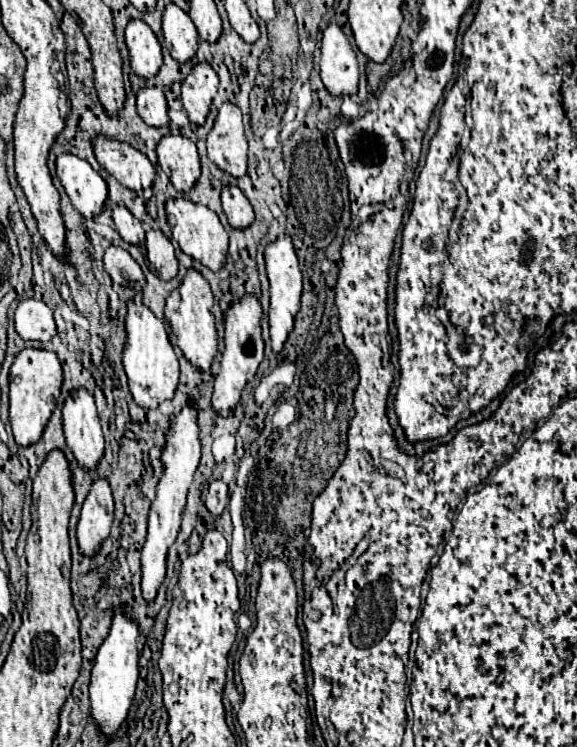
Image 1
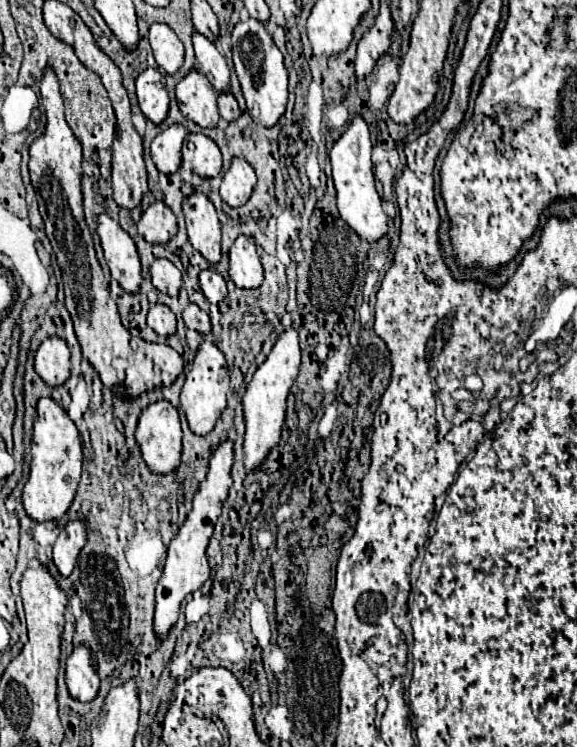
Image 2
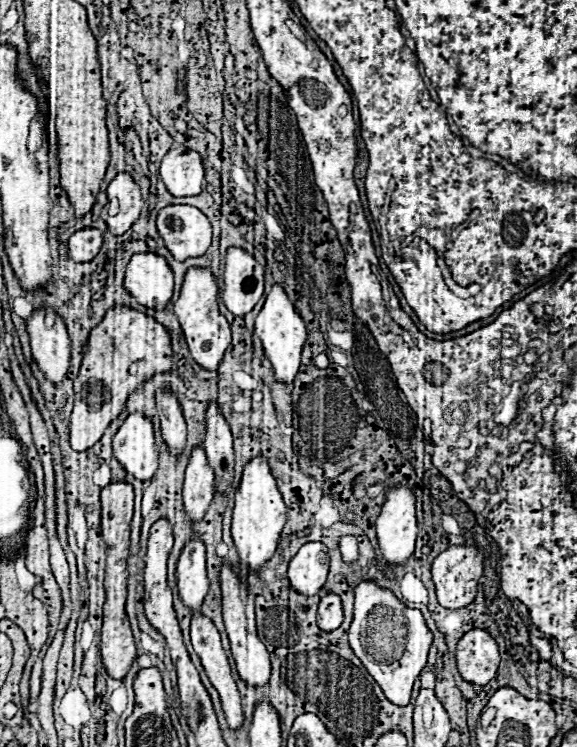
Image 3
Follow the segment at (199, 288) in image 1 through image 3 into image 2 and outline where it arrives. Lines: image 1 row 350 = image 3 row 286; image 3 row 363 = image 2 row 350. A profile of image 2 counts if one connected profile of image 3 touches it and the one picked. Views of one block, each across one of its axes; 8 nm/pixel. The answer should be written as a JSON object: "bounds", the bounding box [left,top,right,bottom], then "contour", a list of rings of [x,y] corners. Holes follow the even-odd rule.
{"bounds":[180,340,230,436],"contour":[[[208,340],[200,342],[198,352],[192,360],[192,368],[186,374],[182,394],[180,394],[180,408],[184,410],[192,432],[206,436],[214,428],[216,420],[220,418],[222,410],[226,408],[228,392],[230,392],[230,376],[228,376],[228,366],[226,366],[224,354],[218,350],[218,346],[214,342],[208,342]]]}

